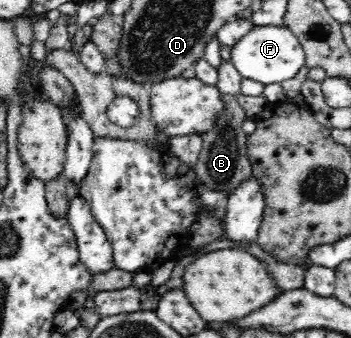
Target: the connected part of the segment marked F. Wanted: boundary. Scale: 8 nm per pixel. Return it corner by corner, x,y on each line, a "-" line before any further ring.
255,25
253,29
241,37
230,49
229,60
241,77
253,79
261,84
270,85
271,83
281,84
285,79
291,79
299,73
299,69
305,65
305,52
299,43
297,36
284,25

